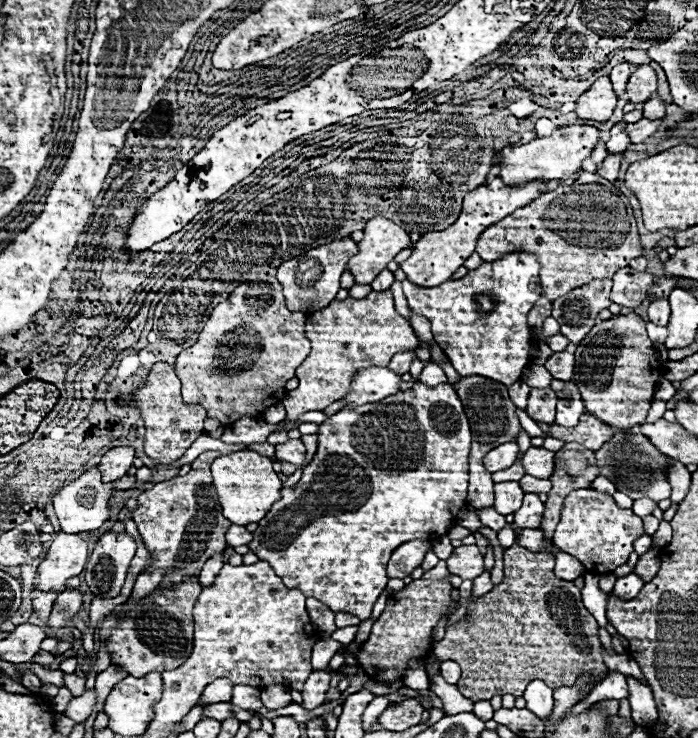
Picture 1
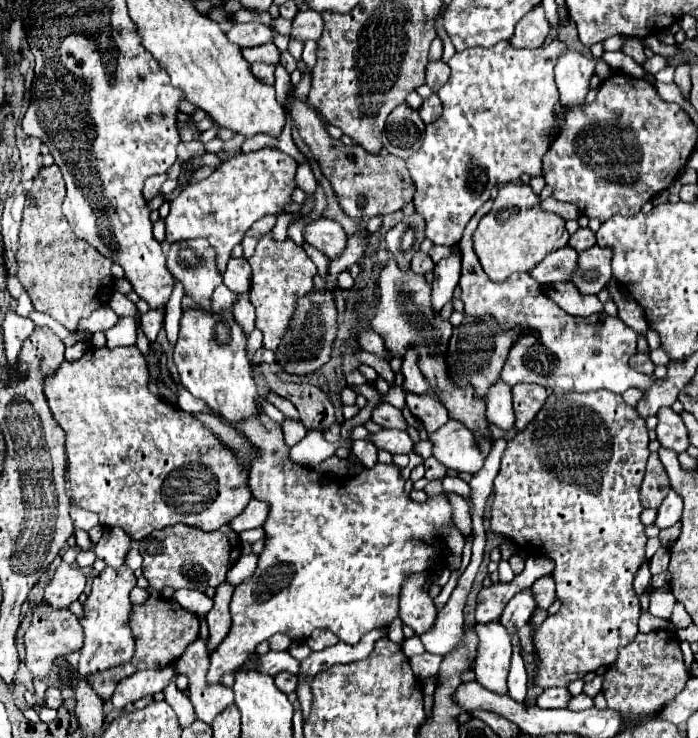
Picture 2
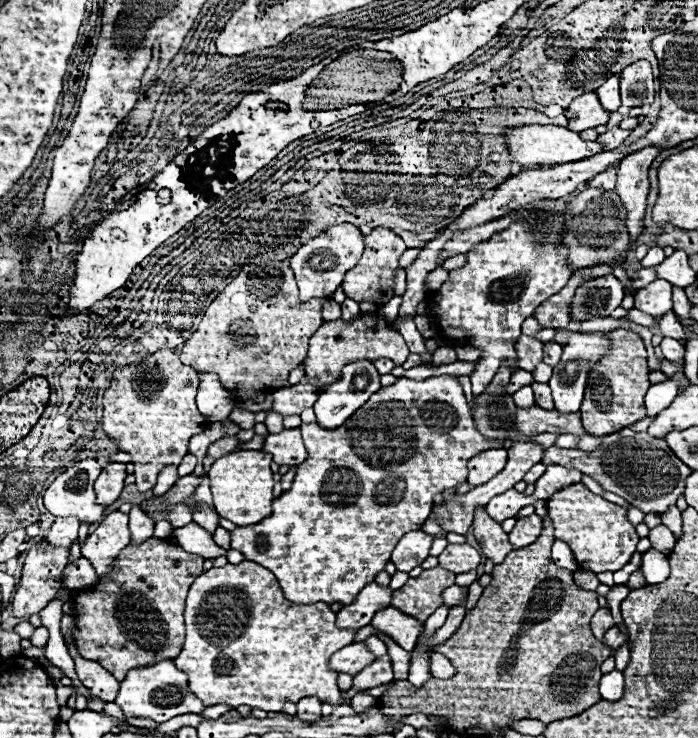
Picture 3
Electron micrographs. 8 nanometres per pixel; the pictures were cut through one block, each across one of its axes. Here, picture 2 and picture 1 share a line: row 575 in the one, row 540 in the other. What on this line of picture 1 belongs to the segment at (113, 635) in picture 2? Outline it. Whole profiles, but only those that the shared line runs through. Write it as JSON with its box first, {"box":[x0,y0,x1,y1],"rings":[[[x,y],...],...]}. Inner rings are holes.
{"box":[84,532,136,598],"rings":[[[104,532],[86,564],[84,578],[94,598],[116,598],[124,586],[136,542],[128,532]]]}

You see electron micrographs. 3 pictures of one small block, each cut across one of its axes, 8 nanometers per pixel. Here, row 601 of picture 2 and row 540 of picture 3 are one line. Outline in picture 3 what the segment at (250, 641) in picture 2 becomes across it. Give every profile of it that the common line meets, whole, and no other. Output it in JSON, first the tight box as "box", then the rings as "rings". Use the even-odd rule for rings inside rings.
{"box":[232,376,502,606],"rings":[[[432,376],[432,378],[420,380],[420,382],[410,380],[410,378],[400,378],[396,384],[378,390],[378,394],[374,394],[362,408],[358,408],[342,426],[338,426],[334,430],[326,430],[314,422],[314,424],[302,424],[300,430],[302,430],[304,444],[308,448],[308,458],[306,458],[306,462],[302,462],[302,466],[298,466],[292,488],[274,500],[272,514],[268,518],[264,518],[262,522],[258,522],[254,526],[244,526],[244,528],[232,530],[232,550],[242,552],[246,560],[258,562],[260,566],[264,566],[272,574],[276,574],[276,578],[284,590],[284,596],[298,604],[314,604],[314,602],[334,604],[334,602],[338,602],[338,604],[346,606],[346,604],[354,602],[354,598],[358,596],[358,590],[362,590],[362,586],[368,586],[370,582],[374,582],[376,574],[382,572],[384,566],[390,562],[390,554],[392,554],[394,546],[398,544],[398,538],[402,538],[402,534],[406,534],[406,532],[422,528],[422,524],[428,520],[428,516],[432,512],[432,506],[436,504],[434,496],[442,494],[444,490],[454,490],[458,484],[466,482],[466,478],[468,478],[466,462],[486,448],[502,448],[500,440],[490,442],[476,432],[474,422],[472,422],[472,410],[466,402],[466,396],[464,396],[460,384],[456,382],[456,376]]]}

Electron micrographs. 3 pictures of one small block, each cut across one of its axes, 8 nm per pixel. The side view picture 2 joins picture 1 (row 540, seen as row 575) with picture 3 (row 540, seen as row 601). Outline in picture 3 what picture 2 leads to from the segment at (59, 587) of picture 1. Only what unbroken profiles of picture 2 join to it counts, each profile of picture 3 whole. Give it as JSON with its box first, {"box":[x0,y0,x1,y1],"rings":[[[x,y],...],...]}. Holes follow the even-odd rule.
{"box":[46,518,80,548],"rings":[[[56,518],[46,536],[46,542],[50,542],[52,546],[72,548],[74,540],[78,538],[78,528],[80,528],[80,522],[76,518]]]}

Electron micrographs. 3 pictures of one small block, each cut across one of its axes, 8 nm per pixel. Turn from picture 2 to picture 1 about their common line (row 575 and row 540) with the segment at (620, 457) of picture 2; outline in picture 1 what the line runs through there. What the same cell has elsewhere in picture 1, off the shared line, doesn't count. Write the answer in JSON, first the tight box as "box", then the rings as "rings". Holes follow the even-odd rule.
{"box":[552,488,642,574],"rings":[[[582,488],[568,494],[552,542],[560,550],[578,558],[588,572],[606,574],[628,562],[628,556],[634,552],[632,544],[642,534],[642,518],[638,518],[630,508],[620,508],[610,494],[602,494],[592,488]]]}

